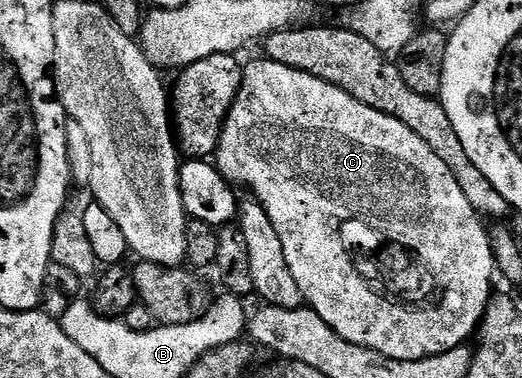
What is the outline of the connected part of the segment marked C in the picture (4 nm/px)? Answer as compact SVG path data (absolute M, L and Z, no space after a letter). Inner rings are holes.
M258 57L244 64L241 88L221 130L221 140L215 152L215 166L230 184L242 183L253 190L250 191L252 198L261 204L267 217L271 217L271 225L275 225L275 233L279 233L279 241L283 241L283 257L287 259L291 277L295 277L295 285L301 290L302 300L308 310L316 313L328 327L335 329L343 341L351 341L351 345L383 353L383 357L391 357L395 361L419 361L423 357L435 357L462 346L466 342L465 338L469 334L470 338L478 330L494 294L495 264L490 232L484 227L486 224L482 216L471 209L471 201L467 201L463 189L459 189L455 173L447 169L447 165L431 150L431 145L419 137L419 133L411 133L411 129L407 129L407 125L403 125L403 121L394 115L379 113L379 109L371 109L371 105L355 101L351 93L343 93L343 89L311 73L303 73L299 69Z

